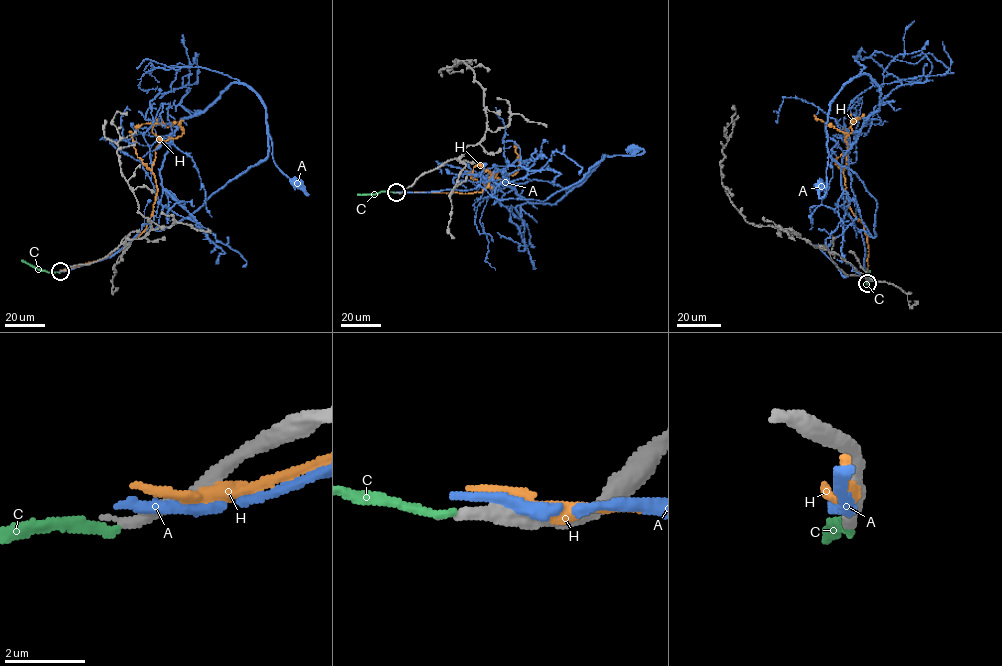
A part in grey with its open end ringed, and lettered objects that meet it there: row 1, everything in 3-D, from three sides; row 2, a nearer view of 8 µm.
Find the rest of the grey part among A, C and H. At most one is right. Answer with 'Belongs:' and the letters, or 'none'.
Belongs: none

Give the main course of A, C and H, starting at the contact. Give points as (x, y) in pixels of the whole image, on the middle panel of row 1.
A: (398, 192), (466, 190), (480, 186), (499, 199), (545, 200), (577, 183), (604, 155), (632, 155), (634, 148)
C: (395, 192), (357, 194)
H: (399, 192), (481, 192), (493, 173), (488, 170), (492, 174), (516, 172), (519, 157), (516, 146), (519, 146)

